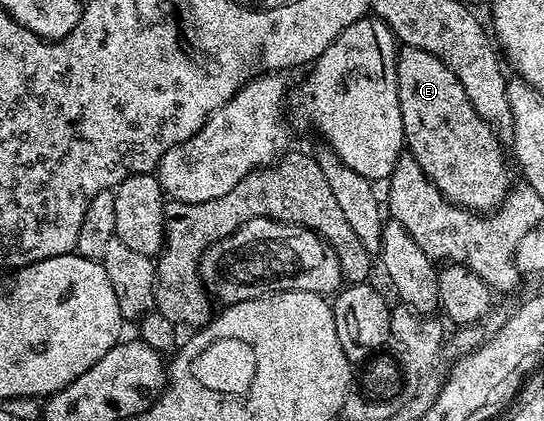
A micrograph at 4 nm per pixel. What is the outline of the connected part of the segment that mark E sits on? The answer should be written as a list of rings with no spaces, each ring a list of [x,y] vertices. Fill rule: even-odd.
[[[402,45],[398,49],[399,57],[393,60],[393,71],[397,82],[397,98],[401,106],[401,122],[403,123],[403,138],[406,151],[417,162],[417,166],[441,190],[441,194],[449,202],[467,208],[470,212],[488,213],[495,211],[500,202],[507,197],[507,160],[503,157],[503,148],[496,129],[477,114],[473,102],[465,94],[465,86],[429,50],[417,50],[417,46]]]

